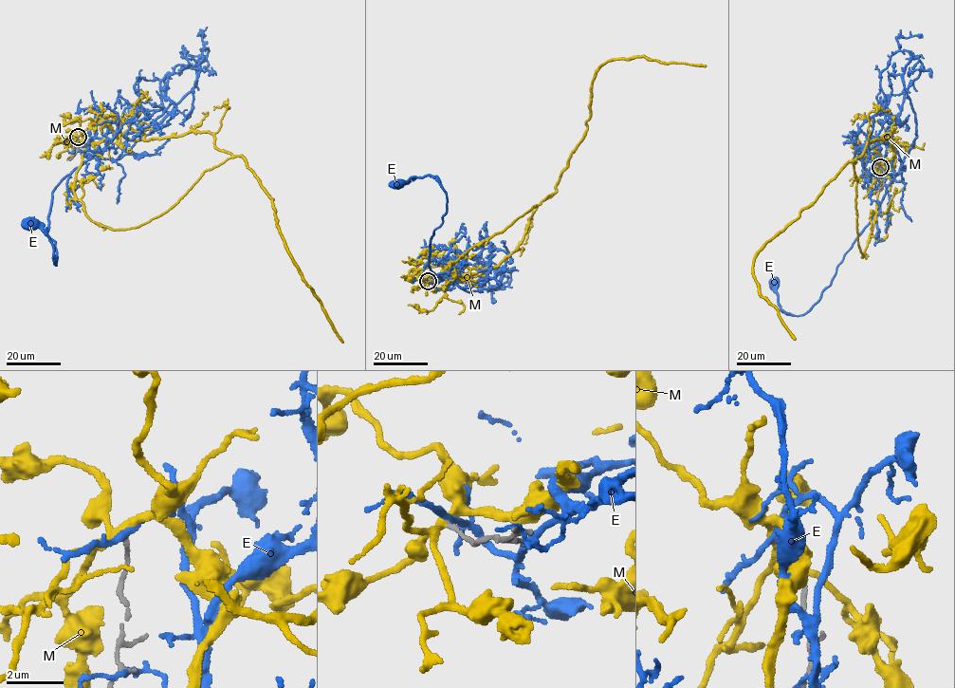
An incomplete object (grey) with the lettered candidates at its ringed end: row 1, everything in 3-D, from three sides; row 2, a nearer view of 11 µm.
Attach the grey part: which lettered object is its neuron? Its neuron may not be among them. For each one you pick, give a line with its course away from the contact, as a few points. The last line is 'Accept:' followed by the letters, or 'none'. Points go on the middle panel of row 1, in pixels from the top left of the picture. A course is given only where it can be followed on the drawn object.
Accept: none

